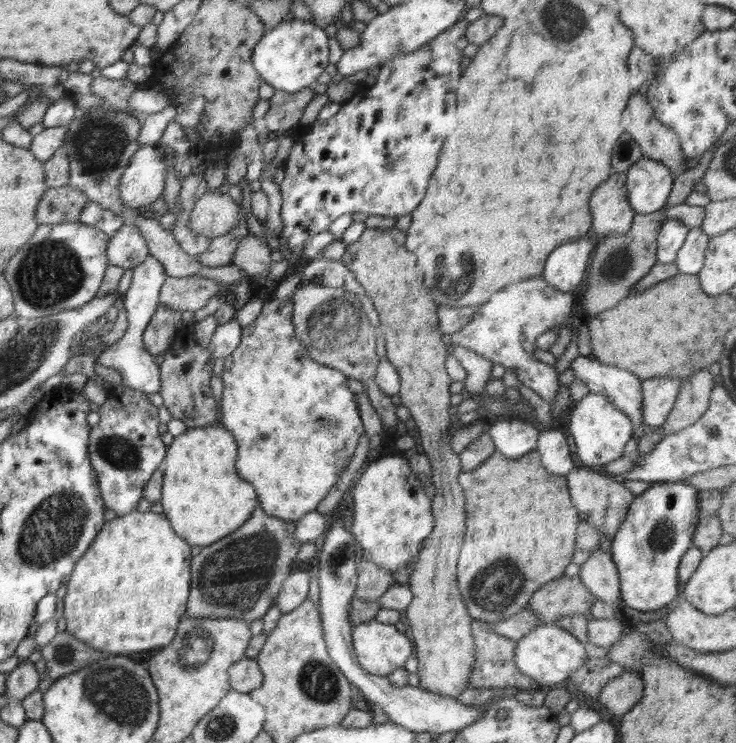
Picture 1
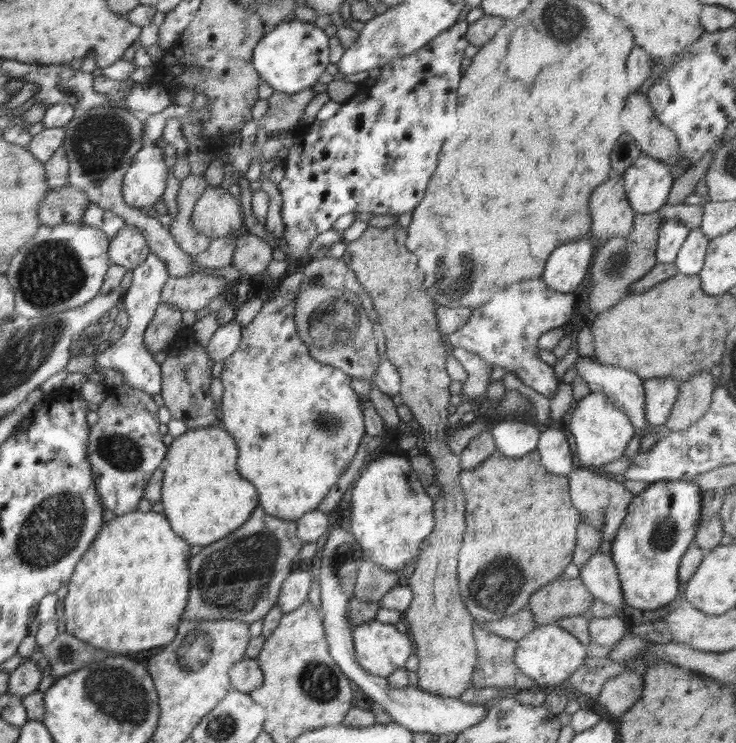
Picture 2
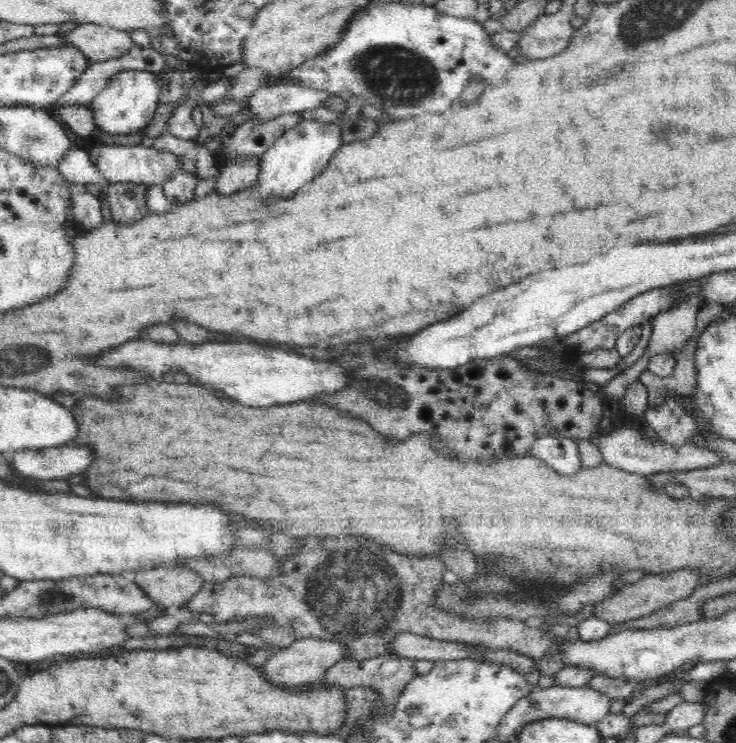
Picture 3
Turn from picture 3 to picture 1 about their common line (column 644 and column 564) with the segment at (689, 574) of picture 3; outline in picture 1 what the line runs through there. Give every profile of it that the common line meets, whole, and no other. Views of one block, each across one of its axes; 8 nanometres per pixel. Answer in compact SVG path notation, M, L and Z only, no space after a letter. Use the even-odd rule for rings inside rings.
M563 575L556 580L541 586L529 600L528 608L534 611L542 623L553 623L557 618L568 615L584 615L591 610L591 606L598 600L581 581L579 575L567 577Z

